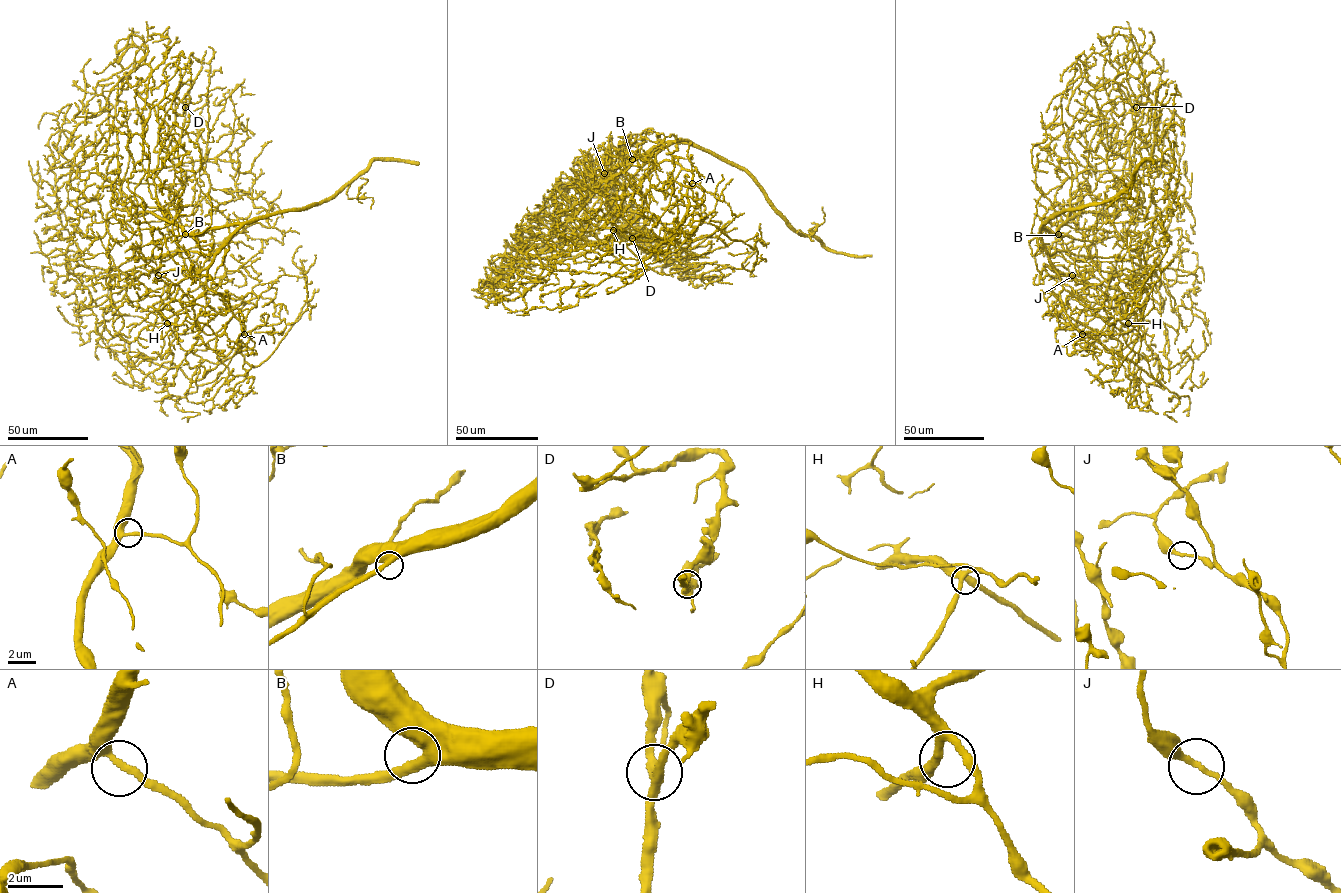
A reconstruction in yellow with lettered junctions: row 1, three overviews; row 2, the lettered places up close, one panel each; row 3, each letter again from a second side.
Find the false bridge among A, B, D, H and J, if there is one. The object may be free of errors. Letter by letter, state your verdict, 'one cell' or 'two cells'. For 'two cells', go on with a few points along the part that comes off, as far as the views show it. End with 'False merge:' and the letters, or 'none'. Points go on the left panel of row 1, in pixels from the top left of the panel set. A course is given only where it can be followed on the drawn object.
A: one cell
B: one cell
D: one cell
H: one cell
J: one cell
False merge: none

